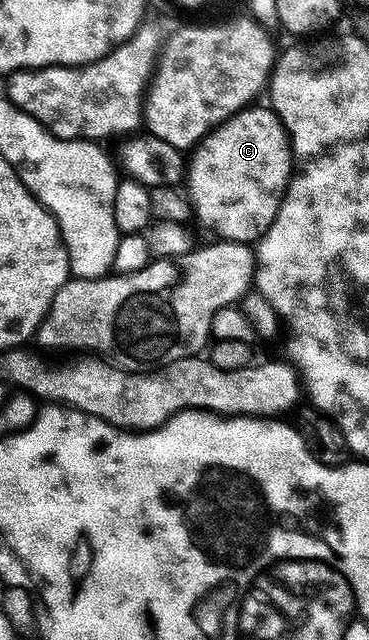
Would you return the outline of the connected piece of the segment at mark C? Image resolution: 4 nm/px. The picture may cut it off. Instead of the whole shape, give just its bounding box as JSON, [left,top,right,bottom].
[187,105,295,243]

